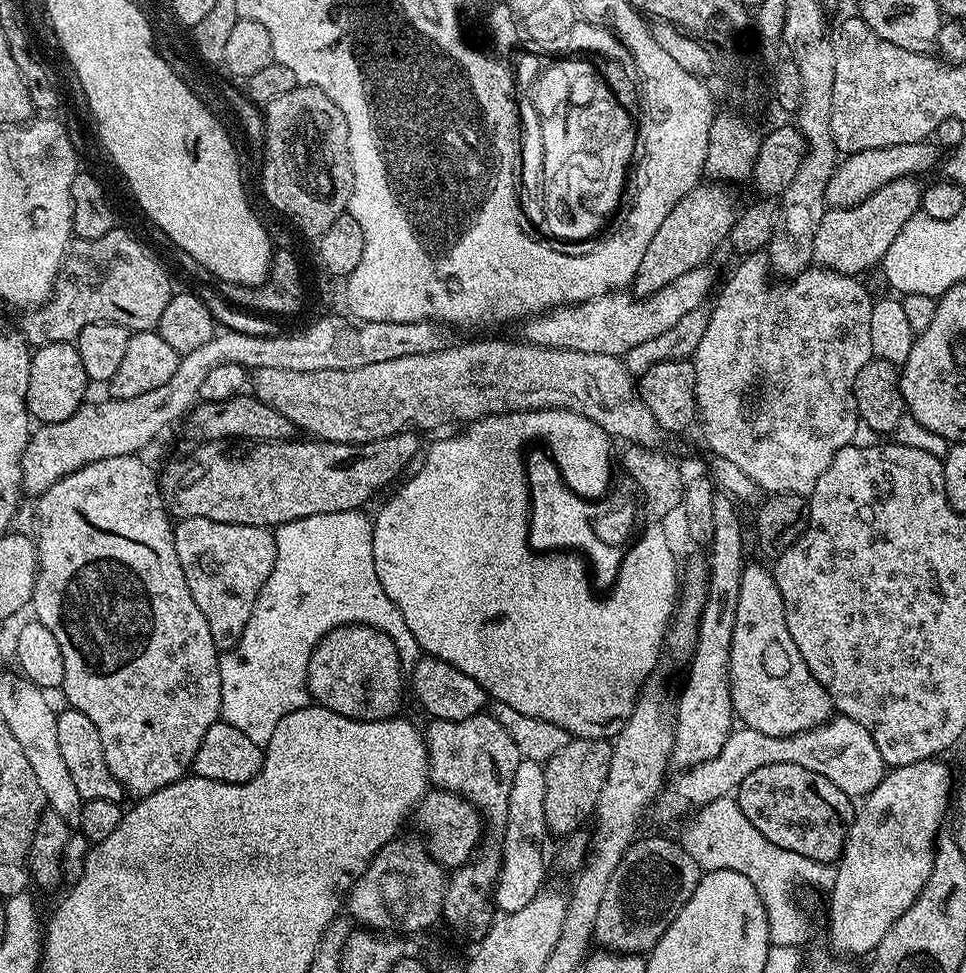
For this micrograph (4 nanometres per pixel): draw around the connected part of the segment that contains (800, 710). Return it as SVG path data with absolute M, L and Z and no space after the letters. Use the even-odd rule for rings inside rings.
M745 563L741 570L741 586L738 589L738 610L734 614L734 638L730 646L730 694L732 710L742 719L743 727L753 728L771 736L793 736L806 730L814 730L831 720L834 715L830 694L810 674L790 630L786 626L786 610L782 594L771 571L760 564Z

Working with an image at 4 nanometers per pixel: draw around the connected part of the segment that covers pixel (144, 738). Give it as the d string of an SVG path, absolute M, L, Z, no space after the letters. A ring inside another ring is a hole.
M133 454L131 456L102 458L102 462L90 462L86 466L82 466L82 470L78 470L58 482L54 482L54 486L50 486L45 492L39 493L37 500L40 501L36 504L36 532L34 531L37 570L30 605L31 611L36 611L33 612L35 619L40 620L42 626L46 626L46 630L50 630L50 634L54 634L54 639L58 642L59 649L62 650L62 662L64 663L62 693L64 692L65 698L68 699L67 703L71 705L71 707L79 710L82 714L86 714L86 718L90 718L90 722L94 722L94 726L98 730L98 738L102 738L102 750L104 751L106 766L110 770L110 774L124 787L125 793L132 795L133 792L133 797L136 798L143 798L154 794L158 790L170 786L175 780L183 780L185 776L189 775L192 763L194 762L194 754L198 754L198 746L202 746L202 738L206 734L206 730L210 730L210 726L214 726L216 721L220 719L220 703L222 702L222 694L220 693L221 653L216 647L214 638L210 638L210 626L206 626L206 618L202 618L202 610L198 610L198 606L190 594L190 586L186 586L186 574L182 574L182 566L178 562L178 550L172 541L174 524L170 519L169 513L165 511L164 500L160 496L160 486L157 477L154 475L154 472L152 476L151 466L148 465L146 461L140 459L144 458Z

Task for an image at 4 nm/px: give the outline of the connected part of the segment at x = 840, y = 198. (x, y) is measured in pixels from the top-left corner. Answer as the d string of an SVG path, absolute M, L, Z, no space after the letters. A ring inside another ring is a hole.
M915 140L905 144L887 144L874 150L862 150L845 155L839 161L834 174L824 184L824 203L828 208L849 208L862 202L895 180L919 177L919 172L928 172L942 160L941 149L928 140Z

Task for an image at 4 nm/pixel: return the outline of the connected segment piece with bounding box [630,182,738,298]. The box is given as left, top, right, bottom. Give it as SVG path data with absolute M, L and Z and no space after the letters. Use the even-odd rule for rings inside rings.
M701 182L666 214L654 238L650 238L650 246L646 246L646 254L642 254L642 263L638 265L638 274L632 279L630 288L635 295L643 298L654 294L662 286L670 286L686 270L709 263L716 247L727 241L738 215L738 203L728 188L731 187L724 182Z

